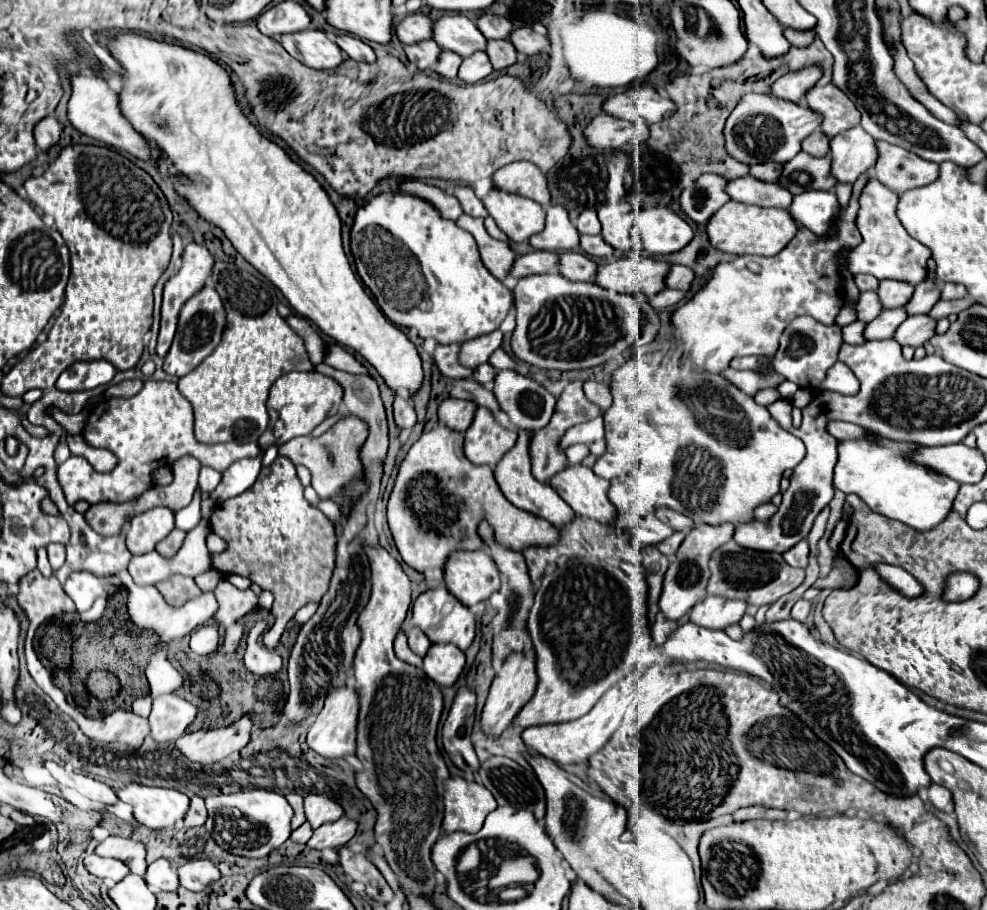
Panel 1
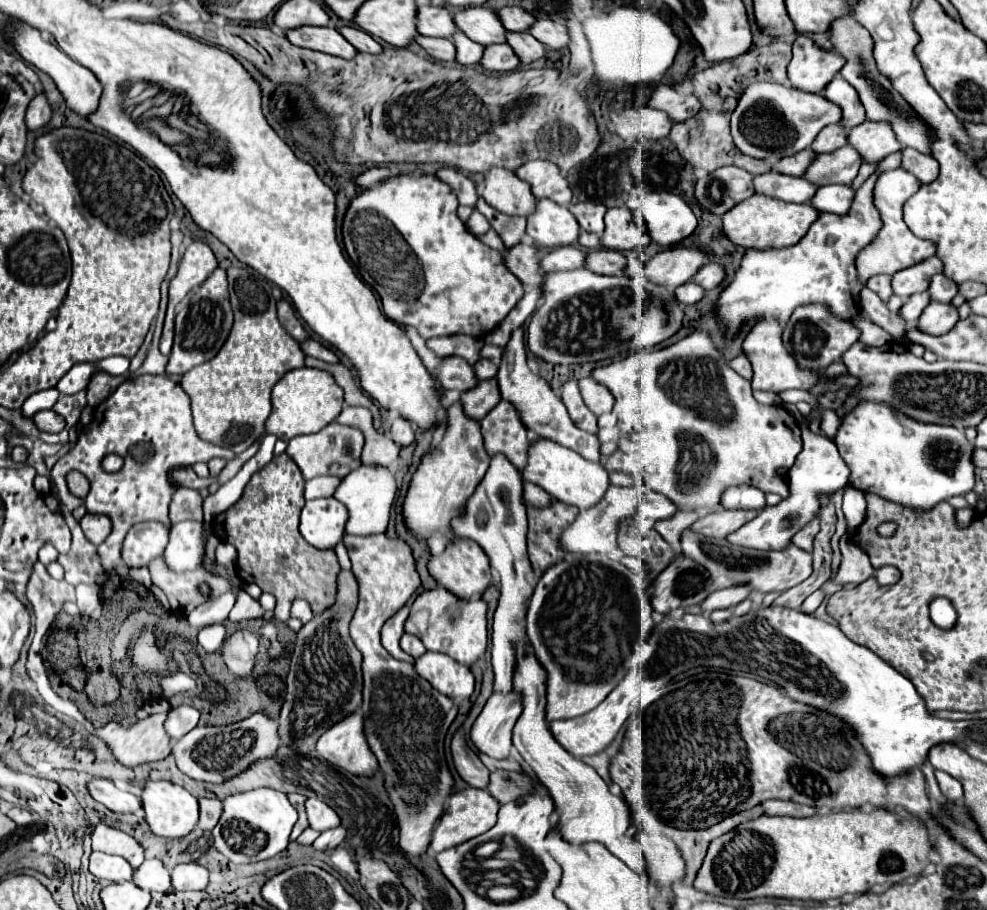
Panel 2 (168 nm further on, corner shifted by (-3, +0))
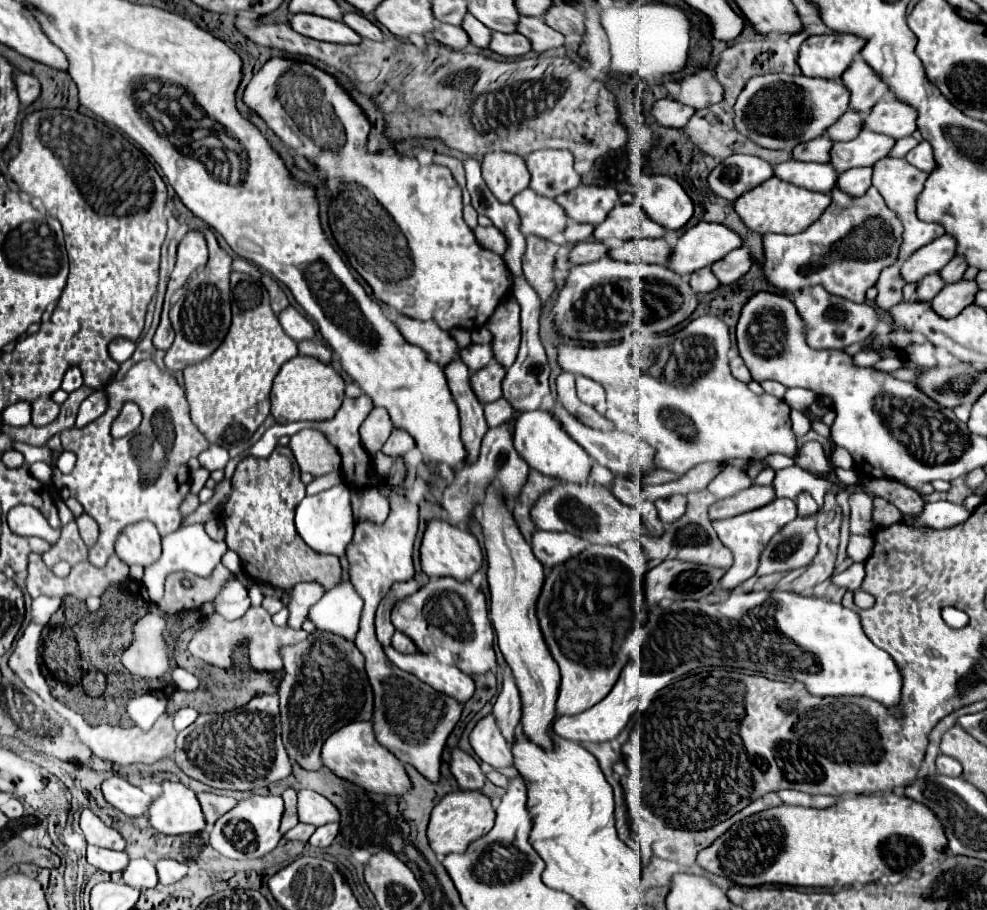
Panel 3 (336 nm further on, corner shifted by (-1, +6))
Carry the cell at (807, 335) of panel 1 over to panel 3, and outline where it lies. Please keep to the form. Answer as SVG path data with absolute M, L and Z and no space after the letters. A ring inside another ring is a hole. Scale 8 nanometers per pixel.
M811 286L799 292L799 296L793 296L793 304L805 324L805 338L807 344L815 350L843 350L853 342L865 340L877 326L879 318L873 306L869 304L851 304L849 300L843 300L839 296L831 296L821 286Z

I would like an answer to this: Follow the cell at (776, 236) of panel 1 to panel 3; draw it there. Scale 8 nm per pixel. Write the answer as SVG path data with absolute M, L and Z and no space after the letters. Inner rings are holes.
M769 178L767 182L759 184L753 190L739 196L733 206L735 206L735 212L739 214L739 218L743 220L743 224L747 228L751 228L753 232L759 232L759 234L797 234L797 232L805 230L807 226L811 226L829 204L831 204L829 194L811 192L805 188L797 188L793 184L787 184L779 178Z

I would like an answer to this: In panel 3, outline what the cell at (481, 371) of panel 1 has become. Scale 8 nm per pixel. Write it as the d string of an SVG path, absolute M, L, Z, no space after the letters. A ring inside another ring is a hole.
M471 344L461 350L461 360L469 366L471 372L485 368L493 358L493 350L489 344Z

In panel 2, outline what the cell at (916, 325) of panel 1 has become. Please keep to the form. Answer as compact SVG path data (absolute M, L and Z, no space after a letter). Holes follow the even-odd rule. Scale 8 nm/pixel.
M931 302L921 318L917 320L917 328L927 332L927 334L945 334L949 332L959 320L959 314L957 314L957 308L953 304L941 304L941 302Z

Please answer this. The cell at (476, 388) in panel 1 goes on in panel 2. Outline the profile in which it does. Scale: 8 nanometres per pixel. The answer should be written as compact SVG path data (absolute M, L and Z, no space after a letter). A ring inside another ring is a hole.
M461 356L441 358L439 364L439 382L445 390L469 390L477 384L473 366Z

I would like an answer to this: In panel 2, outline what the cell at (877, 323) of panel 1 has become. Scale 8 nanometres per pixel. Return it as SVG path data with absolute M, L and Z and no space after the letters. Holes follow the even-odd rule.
M921 292L921 294L913 294L907 298L907 302L901 308L901 316L907 320L907 324L915 324L917 318L921 316L921 312L925 310L925 306L931 302L929 292Z

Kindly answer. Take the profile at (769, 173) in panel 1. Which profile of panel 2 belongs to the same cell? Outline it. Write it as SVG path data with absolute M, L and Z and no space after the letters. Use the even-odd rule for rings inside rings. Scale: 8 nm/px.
M803 150L803 152L797 152L789 158L781 158L779 162L773 164L773 170L777 172L783 172L783 174L791 174L791 176L801 176L807 168L809 168L809 162L817 156L817 152L813 150Z

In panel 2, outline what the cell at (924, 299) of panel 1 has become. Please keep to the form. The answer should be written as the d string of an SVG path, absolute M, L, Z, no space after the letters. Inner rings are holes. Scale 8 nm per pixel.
M937 274L933 276L931 280L931 286L929 286L929 294L931 294L931 300L937 300L937 302L951 302L957 294L957 284L949 278L945 278L943 274Z

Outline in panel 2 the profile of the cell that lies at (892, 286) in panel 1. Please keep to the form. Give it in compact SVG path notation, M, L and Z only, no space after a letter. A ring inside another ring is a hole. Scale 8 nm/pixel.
M933 256L925 262L919 262L917 266L909 266L893 276L893 292L901 298L909 298L915 292L925 292L929 288L929 282L933 274L943 272L941 258Z

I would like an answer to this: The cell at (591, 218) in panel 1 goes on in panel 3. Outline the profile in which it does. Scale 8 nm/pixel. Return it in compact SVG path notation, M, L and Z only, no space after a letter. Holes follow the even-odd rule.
M577 186L575 190L557 196L555 200L567 210L567 216L575 222L601 224L607 212L615 202L615 188L599 188L599 186Z

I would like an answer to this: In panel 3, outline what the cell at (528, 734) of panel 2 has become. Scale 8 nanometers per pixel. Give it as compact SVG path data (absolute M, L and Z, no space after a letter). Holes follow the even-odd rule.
M491 488L483 500L481 518L485 548L487 548L487 580L491 588L491 622L497 632L499 648L509 664L515 684L521 694L521 730L529 742L539 748L551 750L551 722L555 718L555 700L559 690L559 666L555 664L547 644L541 636L539 622L535 616L535 600L541 592L545 572L541 562L535 558L531 546L521 538L521 532L513 520L511 510L505 506L495 488Z

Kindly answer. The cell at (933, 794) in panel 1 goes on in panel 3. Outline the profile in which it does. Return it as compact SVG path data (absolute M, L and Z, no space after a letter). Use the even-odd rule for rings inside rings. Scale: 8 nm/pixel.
M937 756L937 760L935 760L935 764L937 764L937 772L939 774L943 774L943 776L961 776L961 766L957 764L957 760L953 760L953 758L949 758L949 756Z

